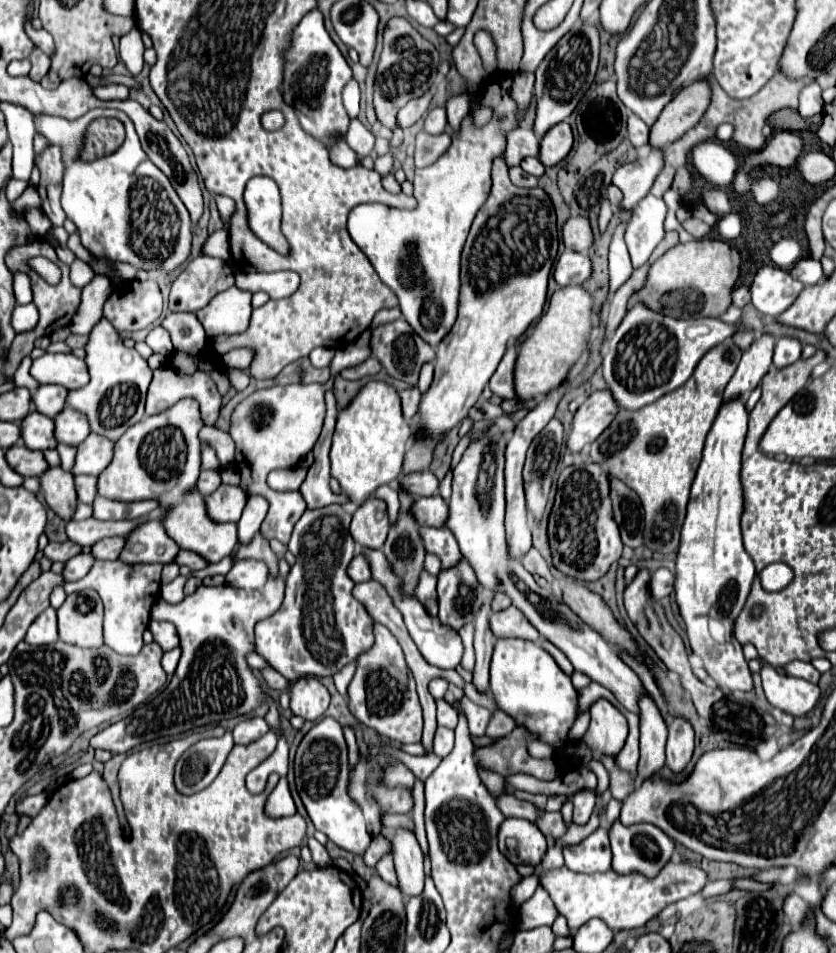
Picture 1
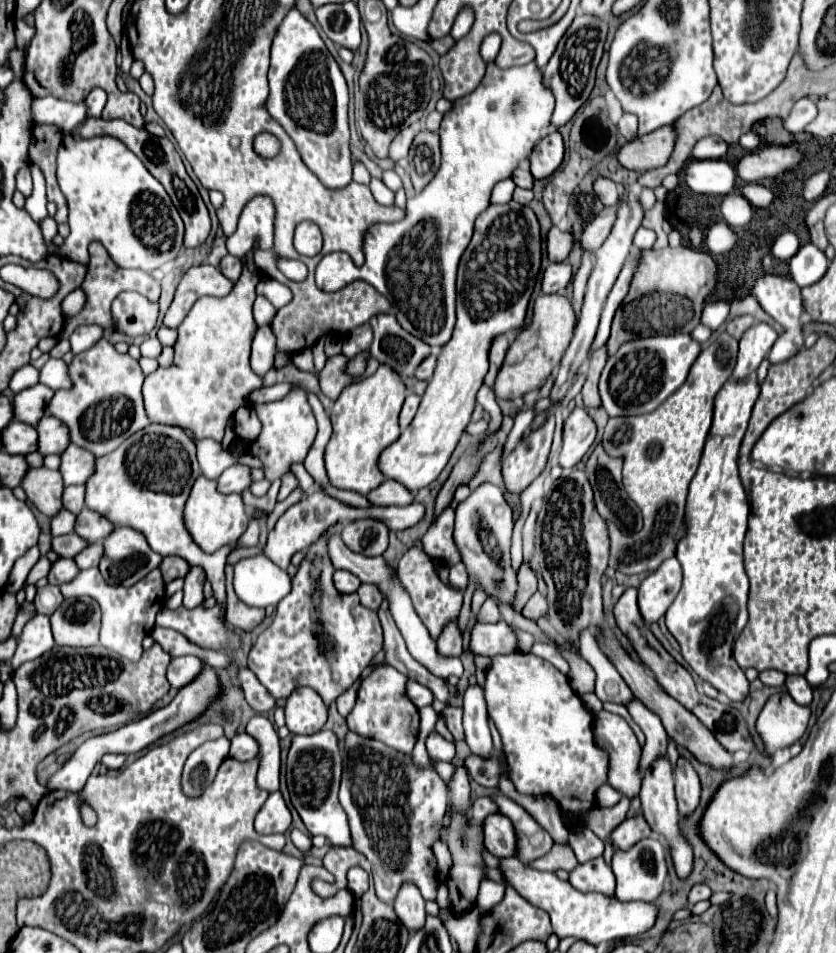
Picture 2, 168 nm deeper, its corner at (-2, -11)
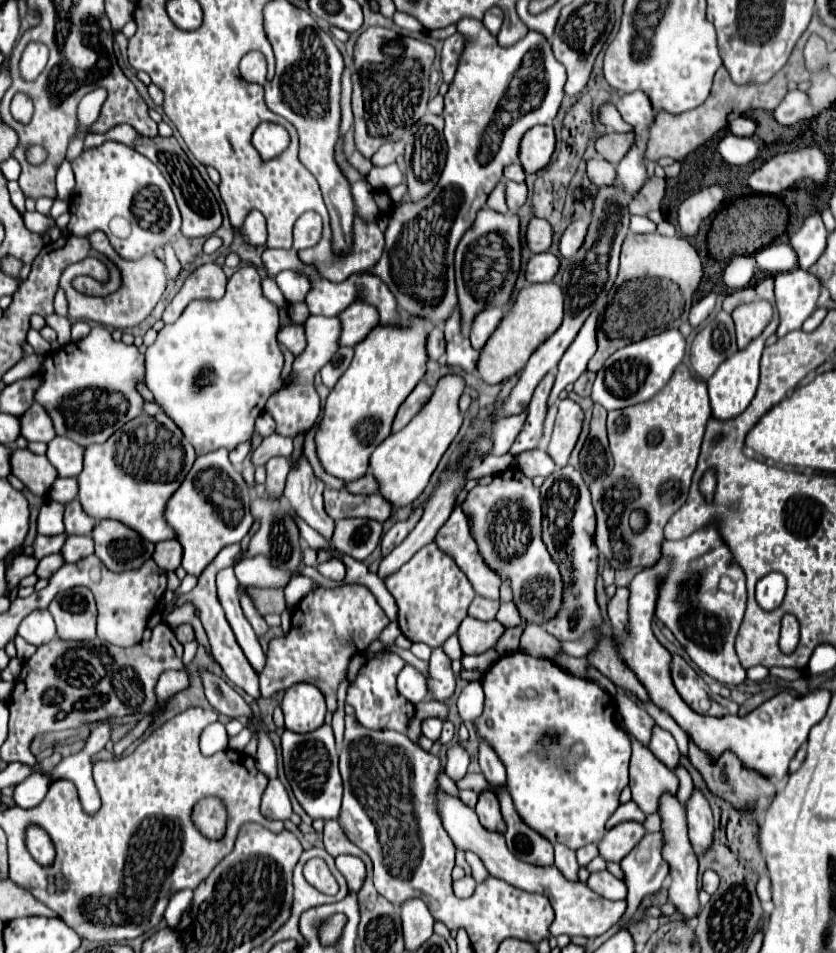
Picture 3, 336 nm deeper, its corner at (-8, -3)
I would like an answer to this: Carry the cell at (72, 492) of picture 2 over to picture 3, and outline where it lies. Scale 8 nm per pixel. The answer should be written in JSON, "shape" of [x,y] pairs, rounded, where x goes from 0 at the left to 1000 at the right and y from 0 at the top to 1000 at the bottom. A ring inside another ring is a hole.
{"shape":[[[69,502],[60,512],[60,523],[74,529],[84,529],[93,523],[93,504],[91,502]]]}

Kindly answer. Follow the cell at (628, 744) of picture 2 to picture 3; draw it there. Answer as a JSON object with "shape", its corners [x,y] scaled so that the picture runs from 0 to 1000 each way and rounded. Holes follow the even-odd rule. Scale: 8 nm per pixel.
{"shape":[[[739,753],[739,762],[751,770],[756,779],[756,797],[754,797],[754,829],[756,839],[766,846],[770,854],[780,854],[787,850],[787,837],[792,831],[801,829],[809,833],[811,816],[801,806],[794,806],[794,802],[787,800],[787,795],[778,789],[775,783],[763,779]]]}

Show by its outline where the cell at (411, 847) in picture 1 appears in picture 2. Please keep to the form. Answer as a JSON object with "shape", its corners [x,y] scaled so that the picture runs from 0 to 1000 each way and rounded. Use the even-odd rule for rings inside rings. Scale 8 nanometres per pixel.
{"shape":[[[483,928],[471,944],[471,955],[478,967],[488,974],[488,978],[498,978],[507,974],[510,955],[507,955],[507,942],[493,928]]]}

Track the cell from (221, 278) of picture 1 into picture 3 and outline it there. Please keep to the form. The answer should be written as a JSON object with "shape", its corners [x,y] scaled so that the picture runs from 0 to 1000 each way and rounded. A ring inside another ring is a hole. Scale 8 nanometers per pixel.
{"shape":[[[242,277],[237,279],[222,294],[215,306],[196,325],[194,336],[199,340],[211,338],[220,323],[234,313],[266,313],[270,306],[270,288],[261,277]]]}

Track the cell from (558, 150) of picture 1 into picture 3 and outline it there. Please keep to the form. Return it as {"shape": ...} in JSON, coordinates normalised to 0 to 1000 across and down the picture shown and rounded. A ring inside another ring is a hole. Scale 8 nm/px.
{"shape":[[[660,130],[634,134],[634,139],[629,139],[624,147],[624,159],[622,159],[624,176],[632,183],[653,176],[663,162],[663,155],[665,155],[665,143]]]}

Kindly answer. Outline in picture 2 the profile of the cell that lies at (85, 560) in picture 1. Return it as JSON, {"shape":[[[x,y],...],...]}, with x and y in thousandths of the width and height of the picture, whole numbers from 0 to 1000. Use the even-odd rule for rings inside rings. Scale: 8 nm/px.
{"shape":[[[72,586],[67,590],[62,590],[62,596],[57,600],[57,611],[60,613],[77,613],[77,611],[84,611],[89,604],[93,602],[93,594],[89,592],[89,588],[84,586]]]}

